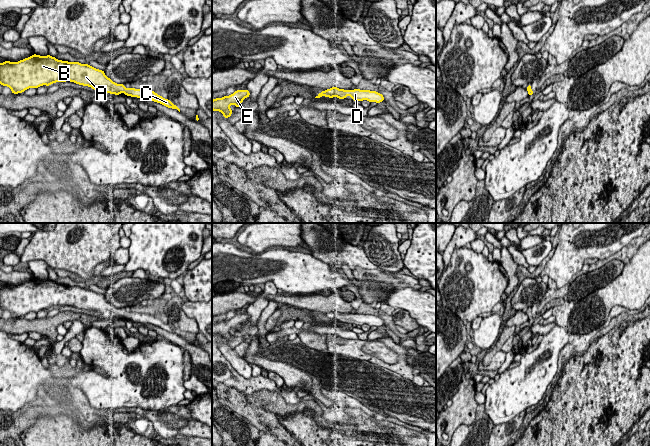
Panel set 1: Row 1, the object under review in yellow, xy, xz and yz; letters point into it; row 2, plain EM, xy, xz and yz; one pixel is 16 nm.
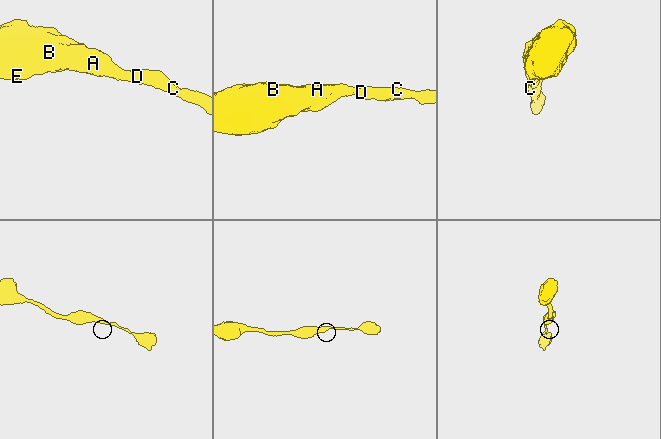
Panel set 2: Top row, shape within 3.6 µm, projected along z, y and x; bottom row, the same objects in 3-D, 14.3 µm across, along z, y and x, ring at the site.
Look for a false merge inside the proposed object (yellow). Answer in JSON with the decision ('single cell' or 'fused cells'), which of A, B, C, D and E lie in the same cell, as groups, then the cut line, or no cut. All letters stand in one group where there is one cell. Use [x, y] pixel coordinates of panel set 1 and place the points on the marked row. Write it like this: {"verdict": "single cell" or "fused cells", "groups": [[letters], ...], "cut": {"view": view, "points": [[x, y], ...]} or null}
{"verdict": "single cell", "groups": [["A", "B", "C", "D", "E"]], "cut": null}

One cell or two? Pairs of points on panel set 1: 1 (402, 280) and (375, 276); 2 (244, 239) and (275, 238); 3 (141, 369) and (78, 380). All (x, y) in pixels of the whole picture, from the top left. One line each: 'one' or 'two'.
1: one
2: one
3: one

